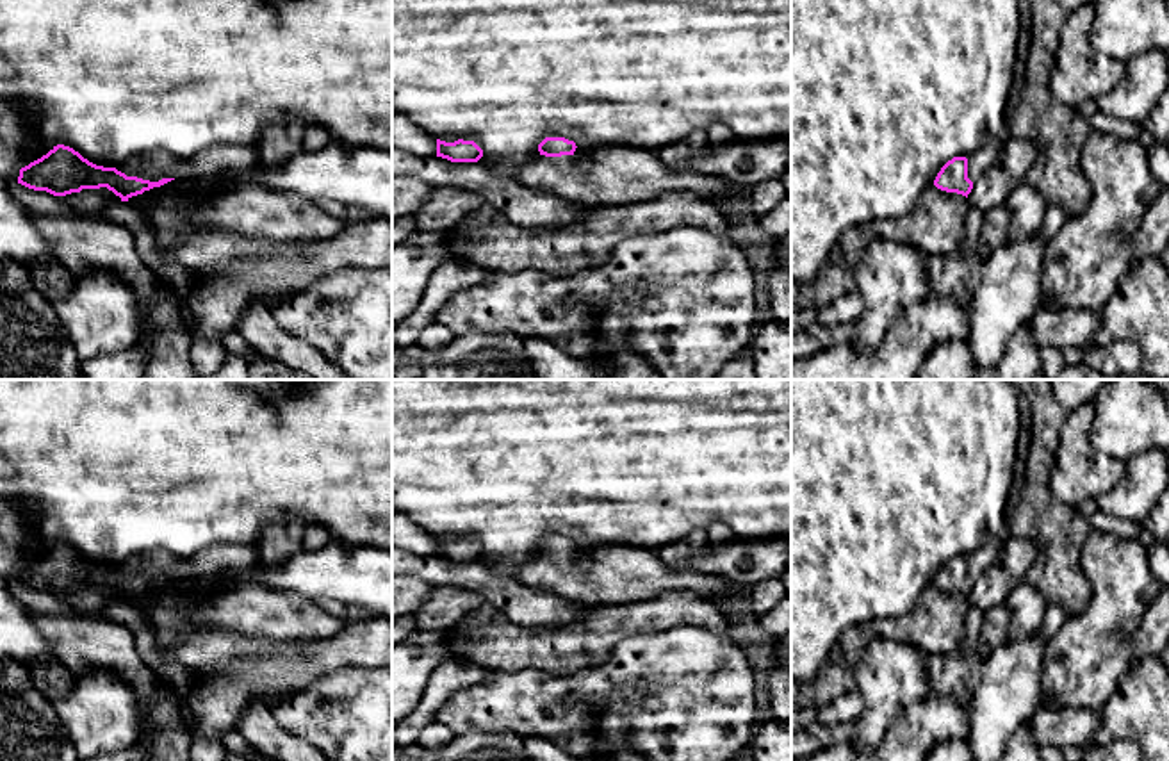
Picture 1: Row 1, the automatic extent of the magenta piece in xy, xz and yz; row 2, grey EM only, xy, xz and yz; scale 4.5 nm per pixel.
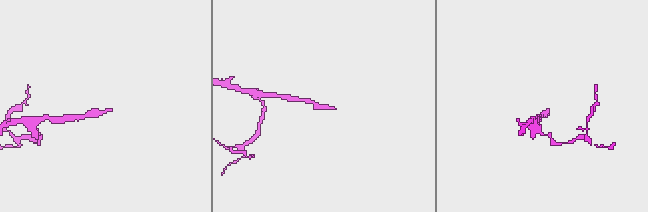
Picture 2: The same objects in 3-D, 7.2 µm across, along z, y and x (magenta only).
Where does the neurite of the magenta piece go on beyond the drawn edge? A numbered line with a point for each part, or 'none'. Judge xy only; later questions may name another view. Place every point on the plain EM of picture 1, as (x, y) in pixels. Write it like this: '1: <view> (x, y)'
1: xy (159, 564)

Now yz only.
1: yz (982, 558)

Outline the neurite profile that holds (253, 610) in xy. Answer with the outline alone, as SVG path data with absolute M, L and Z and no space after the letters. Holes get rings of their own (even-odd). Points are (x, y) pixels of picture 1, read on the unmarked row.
M257 581L226 585L207 599L187 599L169 585L153 590L155 599L135 602L155 631L155 647L175 659L175 645L203 626L266 642L328 640L346 626L317 601L271 588Z

